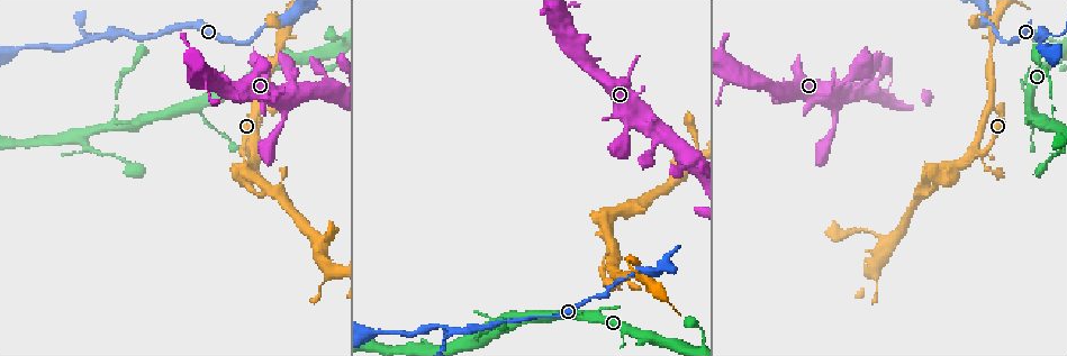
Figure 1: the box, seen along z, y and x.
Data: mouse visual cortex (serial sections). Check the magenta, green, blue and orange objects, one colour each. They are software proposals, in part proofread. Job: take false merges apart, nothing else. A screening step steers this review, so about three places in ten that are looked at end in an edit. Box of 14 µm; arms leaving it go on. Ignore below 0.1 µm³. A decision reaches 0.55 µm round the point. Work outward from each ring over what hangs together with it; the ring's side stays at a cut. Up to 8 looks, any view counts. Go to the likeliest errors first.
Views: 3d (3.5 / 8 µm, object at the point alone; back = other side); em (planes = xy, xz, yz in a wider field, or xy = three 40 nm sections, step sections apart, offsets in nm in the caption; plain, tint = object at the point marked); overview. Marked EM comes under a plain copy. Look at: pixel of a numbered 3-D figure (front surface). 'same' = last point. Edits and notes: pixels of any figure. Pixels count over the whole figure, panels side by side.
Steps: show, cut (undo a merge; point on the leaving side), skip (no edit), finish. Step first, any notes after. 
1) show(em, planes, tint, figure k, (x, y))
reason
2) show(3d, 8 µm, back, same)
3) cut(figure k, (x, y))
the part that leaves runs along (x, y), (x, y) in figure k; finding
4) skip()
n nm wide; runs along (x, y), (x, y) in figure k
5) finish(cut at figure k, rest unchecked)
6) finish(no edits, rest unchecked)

show(3d, 3.5 µm, figure 1, (462, 329))
two arms in line, one across

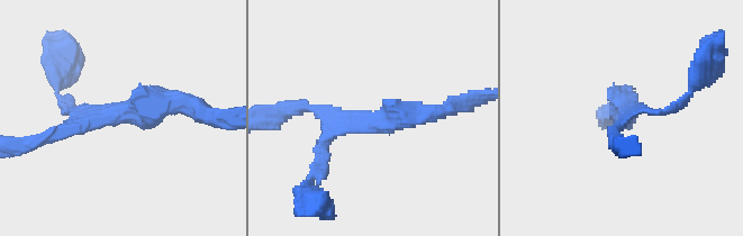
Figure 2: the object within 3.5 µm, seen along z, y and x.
show(em, xy, step 5, tint, figure 2, (362, 119))

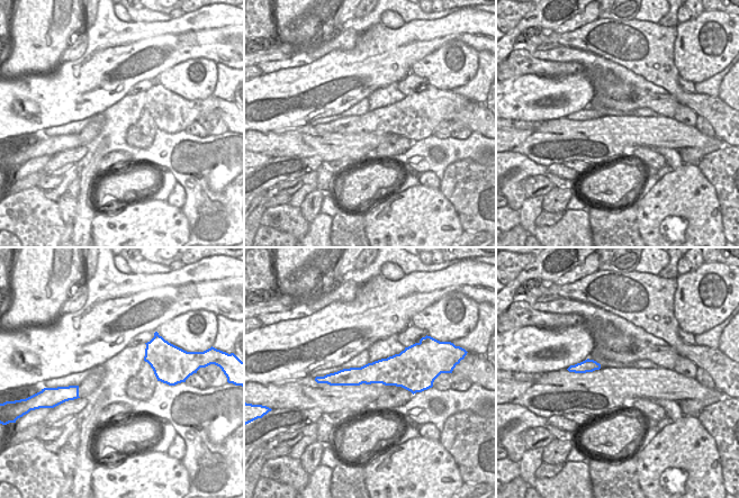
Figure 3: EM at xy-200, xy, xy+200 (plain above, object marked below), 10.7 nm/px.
skip()
320 nm wide; runs along (418, 367), (322, 380) in figure 3; one cell here

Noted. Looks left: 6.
show(3d, 3.5 µm, figure 1, (977, 151))
calibre changes

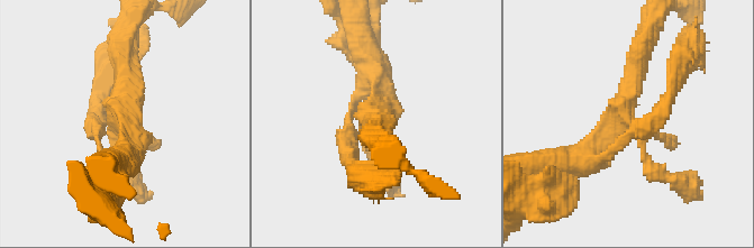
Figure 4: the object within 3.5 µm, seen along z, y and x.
show(em, xy, step 2, tint, figure 4, (124, 122))

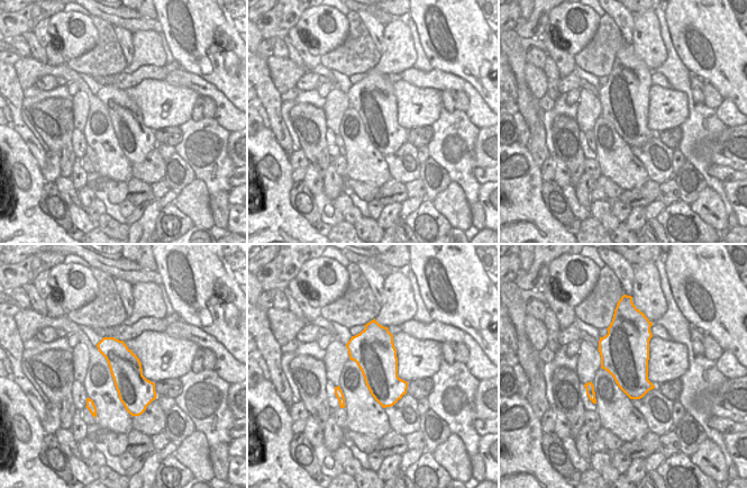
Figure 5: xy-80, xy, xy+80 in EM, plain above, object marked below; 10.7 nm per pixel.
skip()
all the same cell

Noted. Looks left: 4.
show(3d, 8 µm, figure 1, (481, 340))
calibre changes

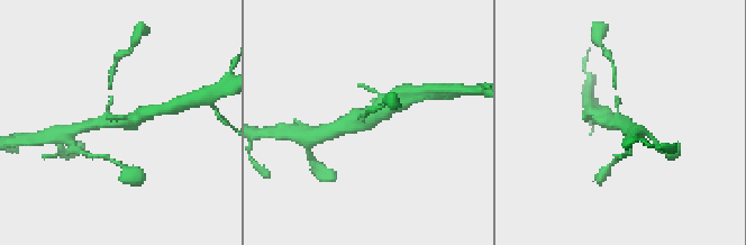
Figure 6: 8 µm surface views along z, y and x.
show(em, xy, step 2, tint, figure 6, (368, 122))
shape alone is not enough

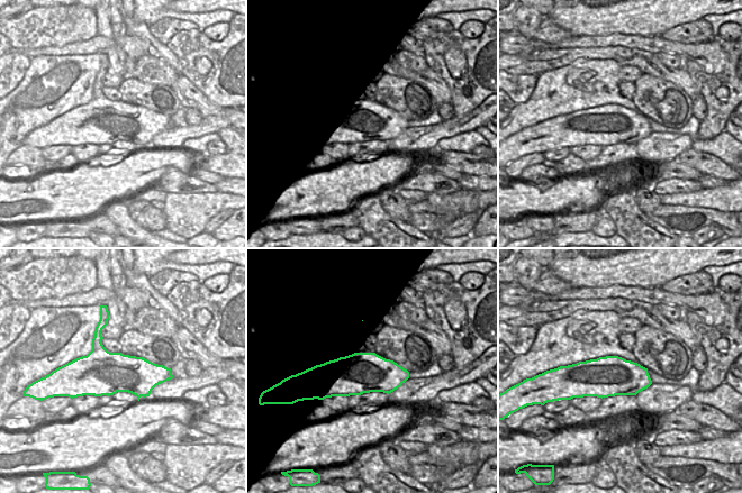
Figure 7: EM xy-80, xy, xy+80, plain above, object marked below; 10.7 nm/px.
skip()
3 arms; runs along (391, 101), (369, 119), (334, 130) in figure 6; all the same cell

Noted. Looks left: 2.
finish(no edits, rest unchecked)

